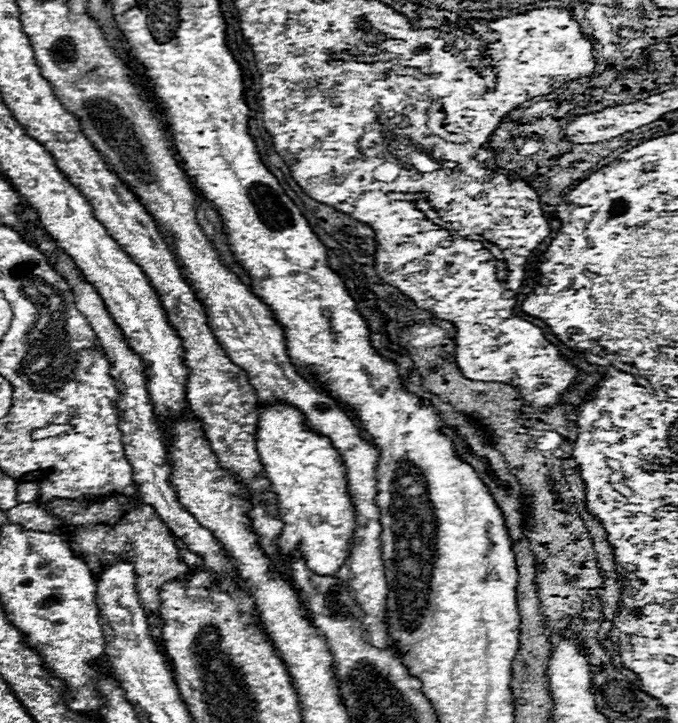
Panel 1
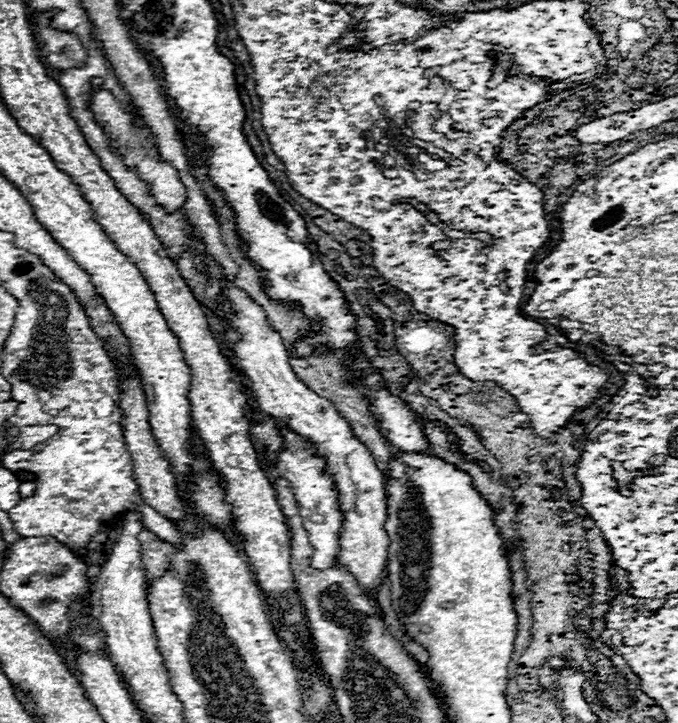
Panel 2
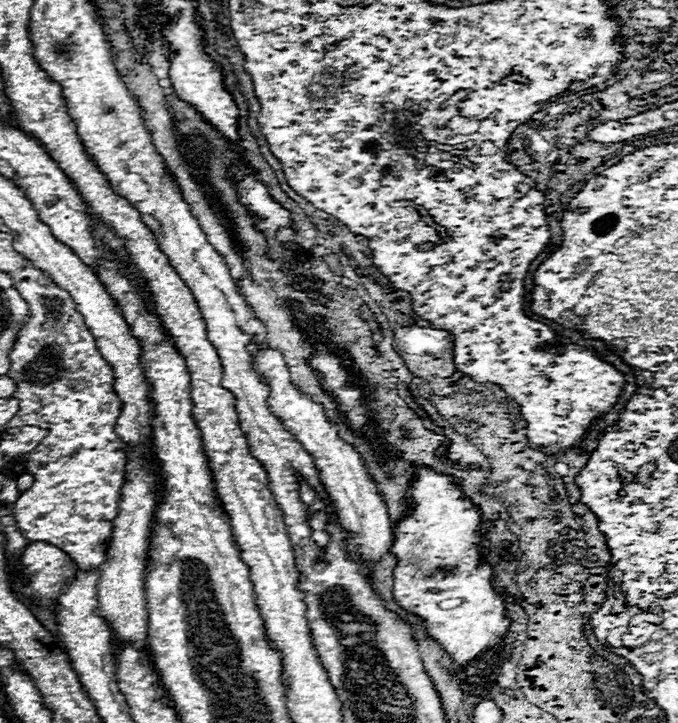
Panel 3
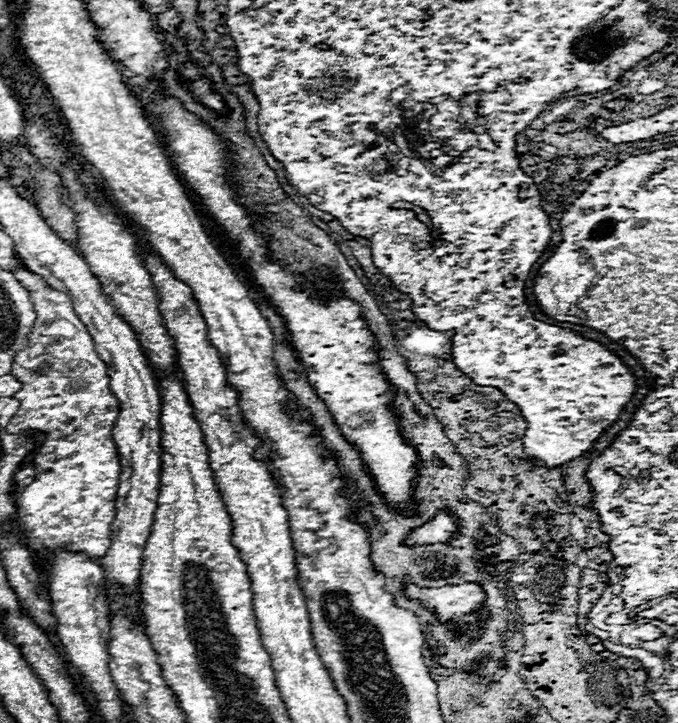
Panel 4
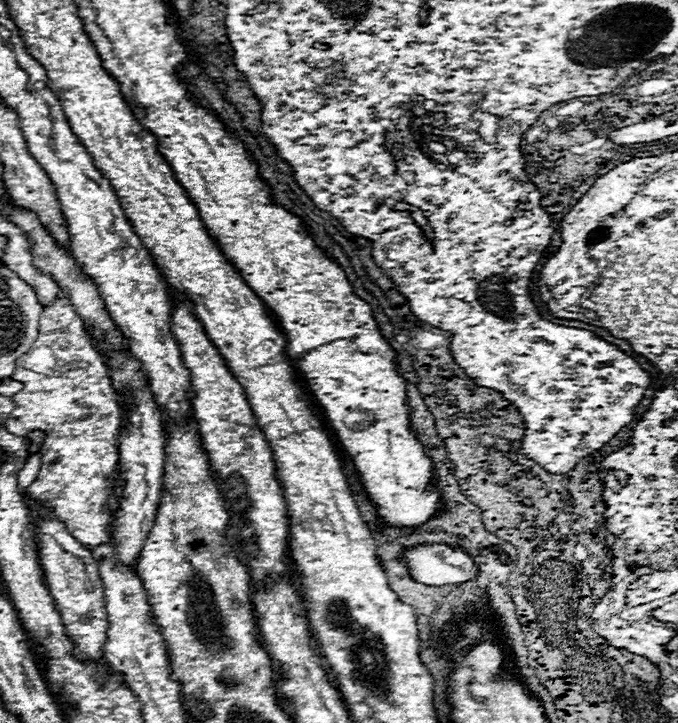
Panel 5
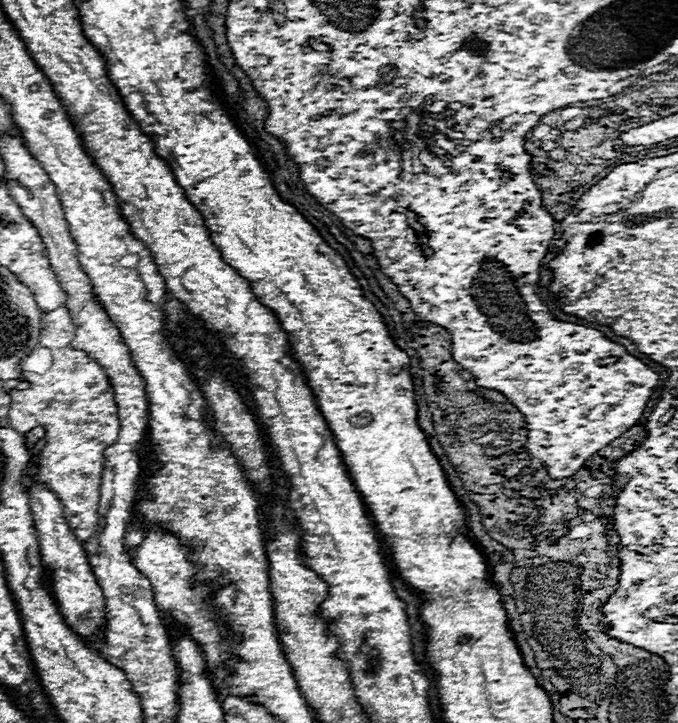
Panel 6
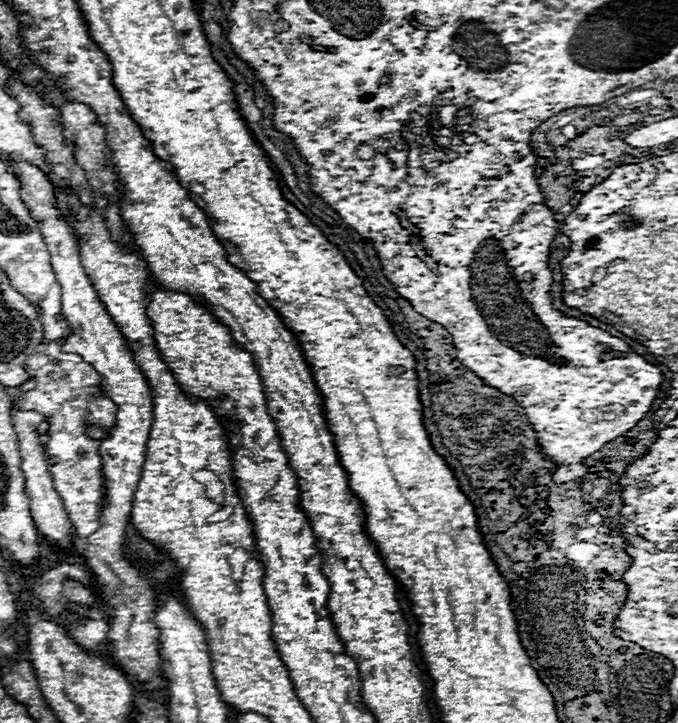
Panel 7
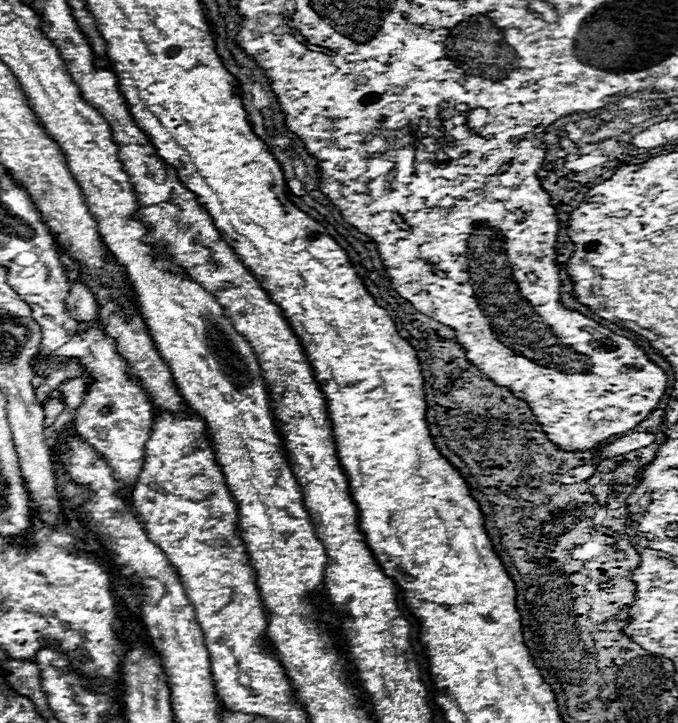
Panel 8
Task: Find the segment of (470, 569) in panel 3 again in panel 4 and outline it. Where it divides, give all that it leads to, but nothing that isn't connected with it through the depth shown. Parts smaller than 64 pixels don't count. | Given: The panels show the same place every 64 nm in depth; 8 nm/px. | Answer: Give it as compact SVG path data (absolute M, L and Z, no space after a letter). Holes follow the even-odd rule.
M438 514L432 522L416 528L410 532L408 544L432 544L432 542L444 542L450 538L450 534L456 530L454 518L448 514ZM462 584L462 586L444 586L444 588L418 588L406 586L408 596L422 600L424 606L436 608L440 620L458 618L460 622L476 620L474 608L484 600L484 592L478 584Z

